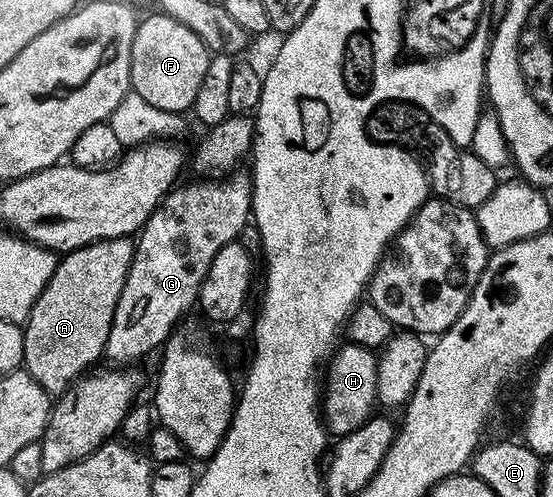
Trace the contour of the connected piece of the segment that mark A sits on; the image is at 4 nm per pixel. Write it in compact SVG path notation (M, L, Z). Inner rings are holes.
M109 238L76 250L68 250L56 261L49 284L45 284L41 296L37 296L23 326L23 366L33 376L33 380L45 388L47 394L58 396L70 390L96 365L94 362L98 358L100 360L104 357L117 300L125 286L126 277L129 276L134 255L135 242L131 238Z

